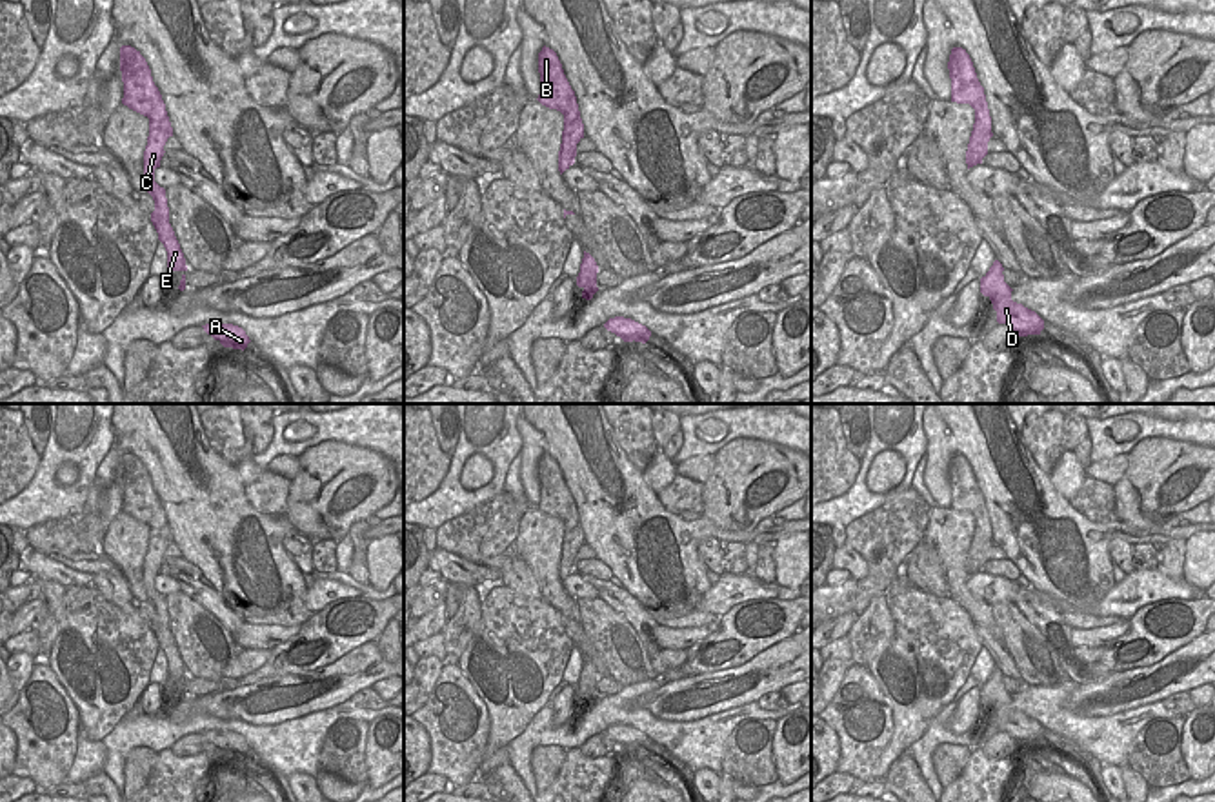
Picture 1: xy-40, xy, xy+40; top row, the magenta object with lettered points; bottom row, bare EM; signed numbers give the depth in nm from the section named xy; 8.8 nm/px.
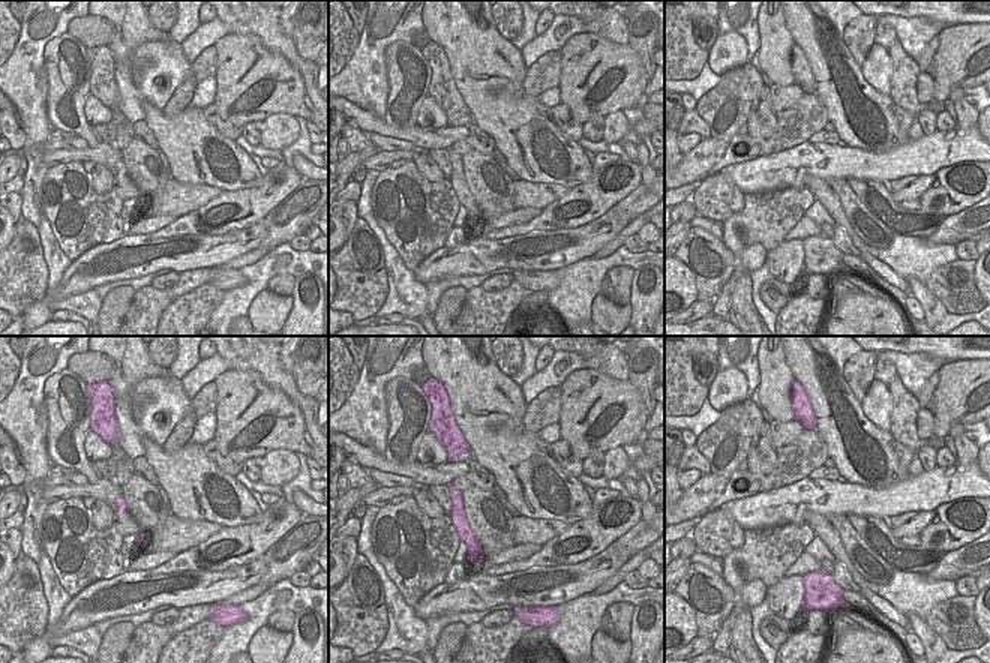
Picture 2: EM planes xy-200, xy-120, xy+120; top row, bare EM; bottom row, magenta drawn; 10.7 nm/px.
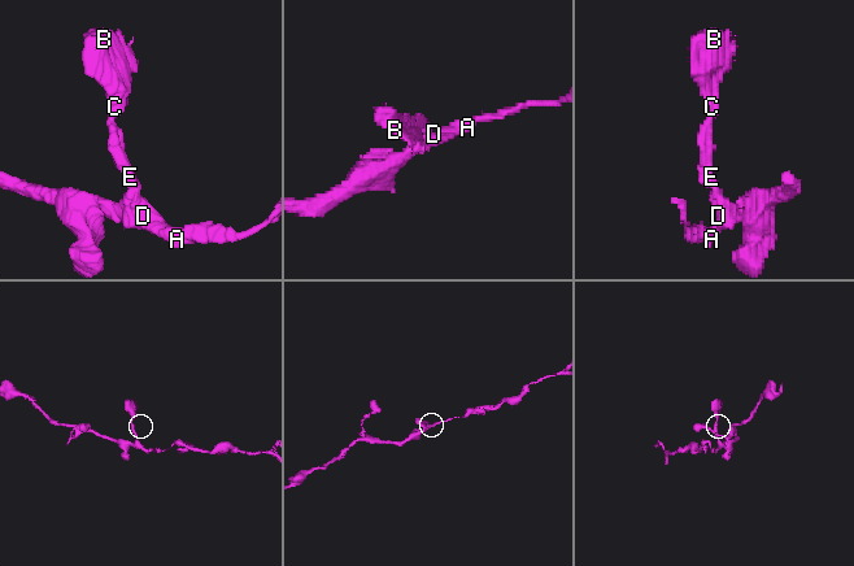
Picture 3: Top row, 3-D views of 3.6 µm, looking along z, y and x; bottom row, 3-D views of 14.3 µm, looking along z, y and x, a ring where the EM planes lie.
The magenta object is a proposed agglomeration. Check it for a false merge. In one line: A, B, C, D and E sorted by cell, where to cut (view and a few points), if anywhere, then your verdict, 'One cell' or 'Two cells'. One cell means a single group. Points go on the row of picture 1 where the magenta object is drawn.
Groups: A B C D E. No split. One cell

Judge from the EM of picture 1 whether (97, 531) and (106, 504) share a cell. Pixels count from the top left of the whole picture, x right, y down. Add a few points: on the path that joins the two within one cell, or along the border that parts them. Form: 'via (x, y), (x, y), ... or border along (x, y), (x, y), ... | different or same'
via (97, 524), (99, 511) | same

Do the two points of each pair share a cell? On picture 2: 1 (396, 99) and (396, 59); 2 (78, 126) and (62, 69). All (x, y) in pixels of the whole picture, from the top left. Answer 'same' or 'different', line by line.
1: same
2: same

